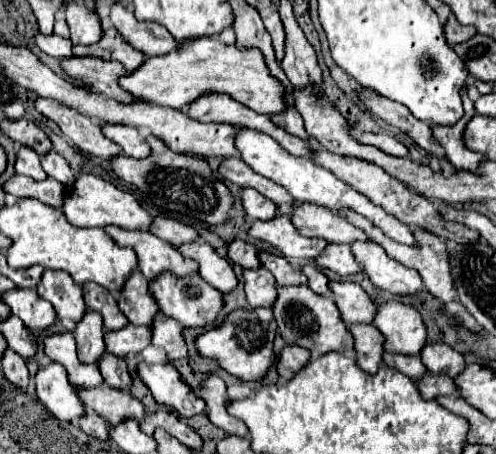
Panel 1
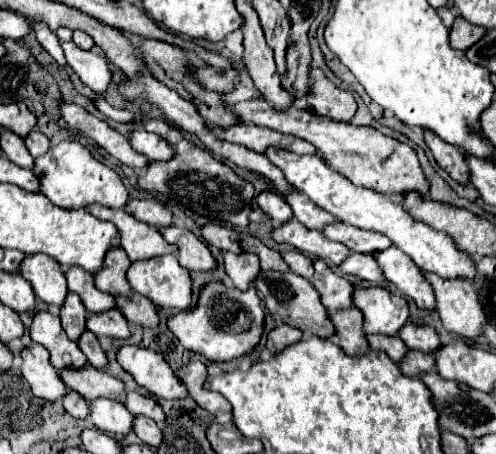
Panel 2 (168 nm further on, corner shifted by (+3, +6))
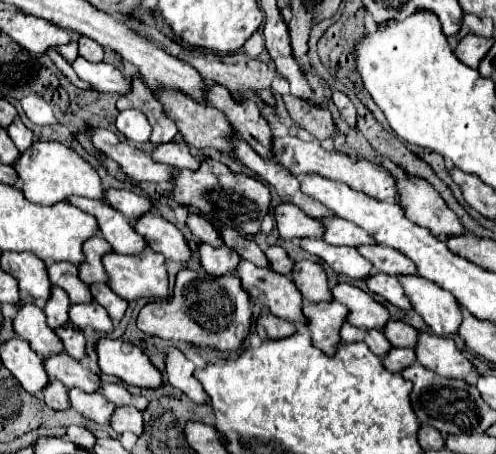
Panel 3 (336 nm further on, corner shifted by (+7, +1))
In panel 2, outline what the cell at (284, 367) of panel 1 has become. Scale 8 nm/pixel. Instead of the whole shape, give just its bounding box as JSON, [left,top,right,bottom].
[266,324,302,354]

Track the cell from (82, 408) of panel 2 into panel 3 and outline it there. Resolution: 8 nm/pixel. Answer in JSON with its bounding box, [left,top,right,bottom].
[42,379,70,411]

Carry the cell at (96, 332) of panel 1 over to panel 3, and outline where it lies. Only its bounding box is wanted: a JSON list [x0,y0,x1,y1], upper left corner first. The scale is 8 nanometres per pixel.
[44,285,70,329]

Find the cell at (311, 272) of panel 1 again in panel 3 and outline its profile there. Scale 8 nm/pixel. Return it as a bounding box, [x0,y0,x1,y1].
[264,245,294,275]

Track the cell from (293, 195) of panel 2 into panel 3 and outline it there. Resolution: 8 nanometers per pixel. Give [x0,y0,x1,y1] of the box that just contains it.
[320,217,374,247]

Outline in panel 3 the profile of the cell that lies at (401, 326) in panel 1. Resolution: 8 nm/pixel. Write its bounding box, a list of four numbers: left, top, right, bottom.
[332,283,390,331]

